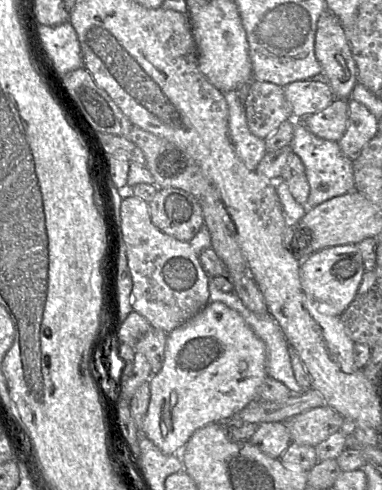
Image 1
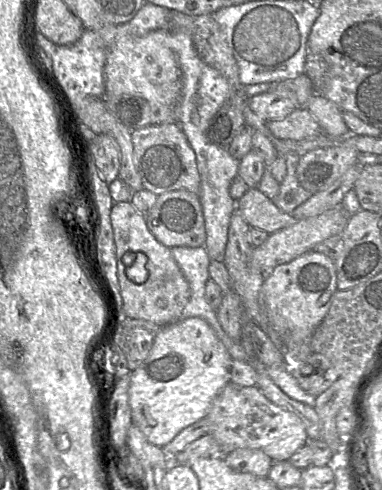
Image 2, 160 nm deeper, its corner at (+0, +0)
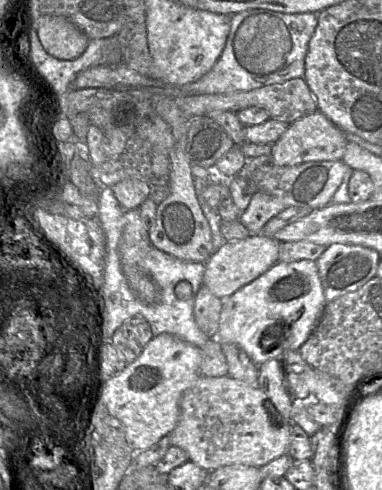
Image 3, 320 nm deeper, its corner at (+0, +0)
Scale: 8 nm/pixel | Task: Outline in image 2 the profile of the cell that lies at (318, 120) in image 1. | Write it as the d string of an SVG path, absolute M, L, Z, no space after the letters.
M306 107L296 108L281 120L267 121L267 127L274 137L286 140L303 140L323 133Z

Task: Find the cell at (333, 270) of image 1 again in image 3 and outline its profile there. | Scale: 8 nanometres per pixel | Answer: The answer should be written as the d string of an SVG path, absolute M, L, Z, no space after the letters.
M312 260L277 262L254 281L221 300L219 328L215 336L210 339L214 339L221 345L239 346L256 365L281 358L286 352L298 351L316 328L327 304L317 264Z

